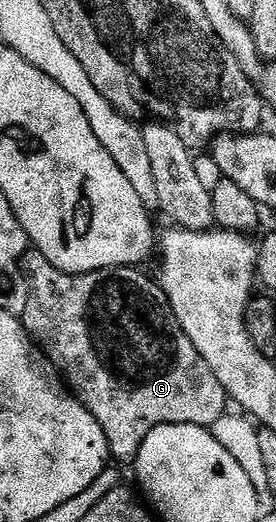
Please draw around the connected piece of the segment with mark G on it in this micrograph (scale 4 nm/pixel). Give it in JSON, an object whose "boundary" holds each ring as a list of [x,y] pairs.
{"boundary":[[[30,249],[21,258],[21,272],[25,275],[29,288],[27,309],[23,316],[25,331],[33,338],[34,343],[41,348],[41,352],[53,362],[53,366],[57,368],[61,378],[65,380],[65,385],[72,395],[89,410],[91,417],[95,417],[95,421],[99,421],[99,425],[107,437],[110,456],[114,460],[136,460],[147,433],[151,433],[151,429],[155,429],[159,425],[164,423],[167,425],[195,425],[209,429],[212,428],[215,421],[219,421],[221,415],[225,414],[227,396],[223,385],[219,385],[219,381],[215,381],[215,373],[211,373],[211,369],[207,369],[207,361],[203,361],[203,357],[199,357],[195,345],[191,345],[187,333],[183,333],[183,329],[173,315],[171,305],[167,301],[161,286],[154,280],[152,283],[141,272],[141,269],[137,267],[109,267],[105,271],[88,271],[82,275],[72,275],[66,271],[60,271],[55,265],[51,265],[51,261],[47,261],[47,257],[43,257],[43,253]]]}

